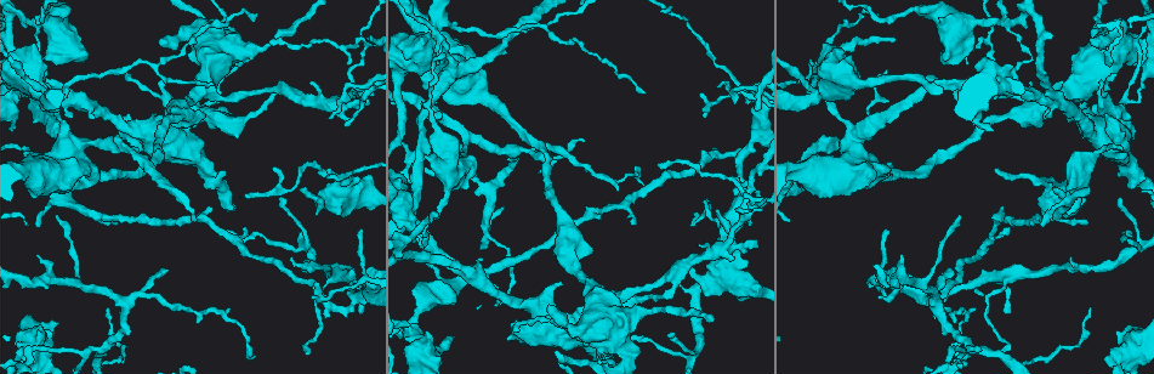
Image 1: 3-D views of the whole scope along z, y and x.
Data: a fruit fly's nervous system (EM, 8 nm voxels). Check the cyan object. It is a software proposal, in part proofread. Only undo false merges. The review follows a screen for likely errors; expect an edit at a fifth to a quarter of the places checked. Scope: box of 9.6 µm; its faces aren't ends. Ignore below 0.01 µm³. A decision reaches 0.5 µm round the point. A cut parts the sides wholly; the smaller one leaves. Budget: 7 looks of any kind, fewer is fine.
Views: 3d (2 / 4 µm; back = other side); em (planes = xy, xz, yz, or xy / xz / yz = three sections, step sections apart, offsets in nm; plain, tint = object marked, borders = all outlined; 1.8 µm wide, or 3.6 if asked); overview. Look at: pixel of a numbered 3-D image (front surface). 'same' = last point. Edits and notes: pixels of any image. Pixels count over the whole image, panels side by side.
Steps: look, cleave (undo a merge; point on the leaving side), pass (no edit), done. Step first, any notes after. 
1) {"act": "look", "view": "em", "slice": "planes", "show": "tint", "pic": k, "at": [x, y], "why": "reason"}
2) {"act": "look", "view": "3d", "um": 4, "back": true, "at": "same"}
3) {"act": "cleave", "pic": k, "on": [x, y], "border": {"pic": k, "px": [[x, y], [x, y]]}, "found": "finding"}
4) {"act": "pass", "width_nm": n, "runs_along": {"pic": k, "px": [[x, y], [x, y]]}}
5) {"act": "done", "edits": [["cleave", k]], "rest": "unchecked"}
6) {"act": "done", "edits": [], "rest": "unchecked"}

{"act": "look", "view": "em", "um": 3.6, "slice": "xz", "step": 4, "show": "tint", "pic": 1, "at": [731, 268], "why": "sharp bend"}

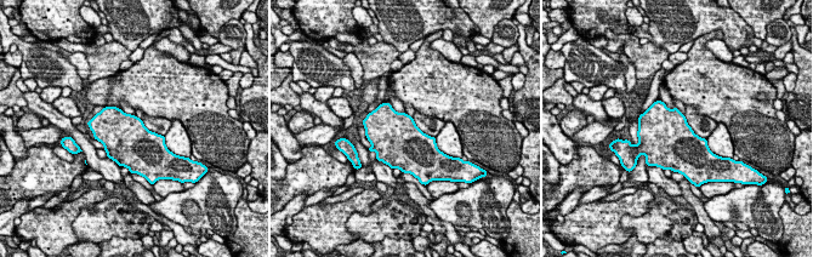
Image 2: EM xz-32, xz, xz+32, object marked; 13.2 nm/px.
{"act": "pass", "found": "one cell here"}

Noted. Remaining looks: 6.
{"act": "look", "view": "em", "slice": "yz", "step": 4, "show": "tint", "pic": 1, "at": [462, 270], "why": "a fork"}

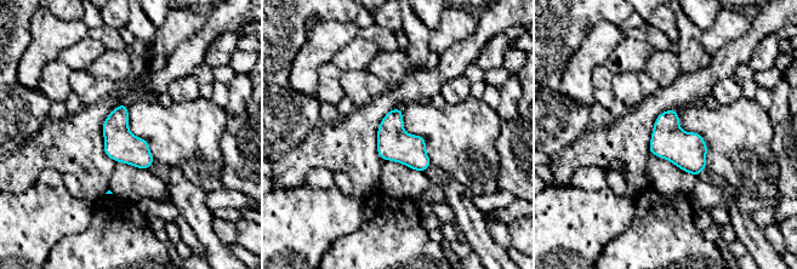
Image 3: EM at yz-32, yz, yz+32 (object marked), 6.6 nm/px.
{"act": "look", "view": "em", "slice": "planes", "show": "tint", "at": "same"}

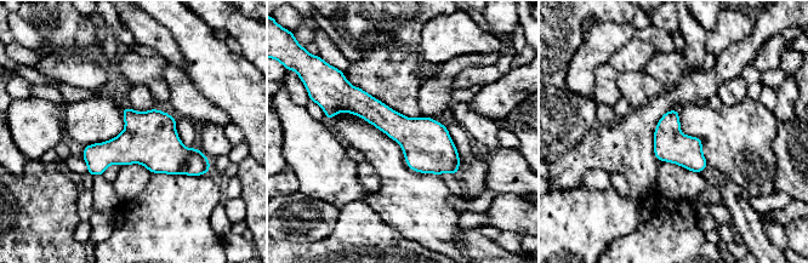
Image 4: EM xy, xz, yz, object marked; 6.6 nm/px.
{"act": "pass", "runs_along": {"pic": 4, "px": [[335, 110], [365, 106], [455, 170]]}, "found": "one cell here"}

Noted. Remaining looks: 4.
{"act": "look", "view": "3d", "um": 4, "back": true, "pic": 1, "at": [1003, 83], "why": "sharp bend"}

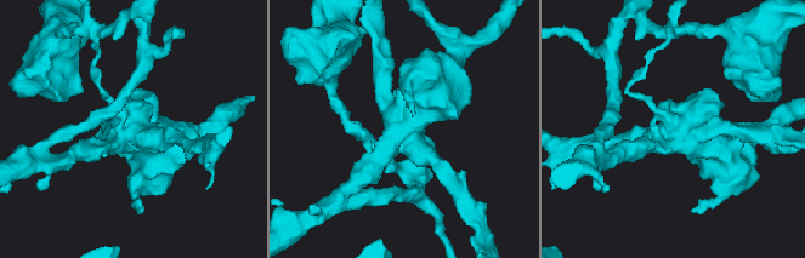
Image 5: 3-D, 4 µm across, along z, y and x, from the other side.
{"act": "look", "view": "em", "um": 3.6, "slice": "planes", "show": "tint", "pic": 5, "at": [400, 136], "why": "now the EM"}

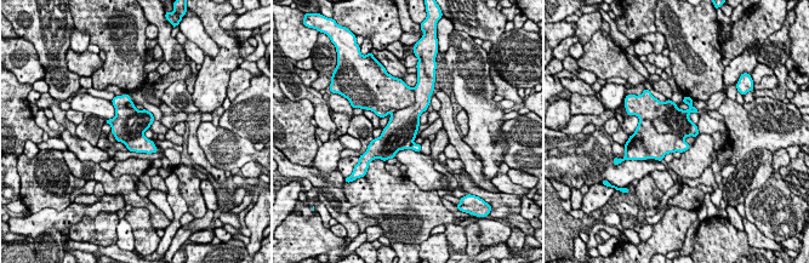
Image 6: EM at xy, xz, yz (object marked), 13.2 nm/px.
{"act": "cleave", "pic": 6, "on": [676, 121], "width_nm": 420, "border": {"pic": 6, "px": [[650, 121], [659, 132], [683, 139]]}, "found": "a second cell is stuck on"}

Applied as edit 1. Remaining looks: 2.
{"act": "done", "edits": [["cleave", 6]], "rest": "unchecked"}

